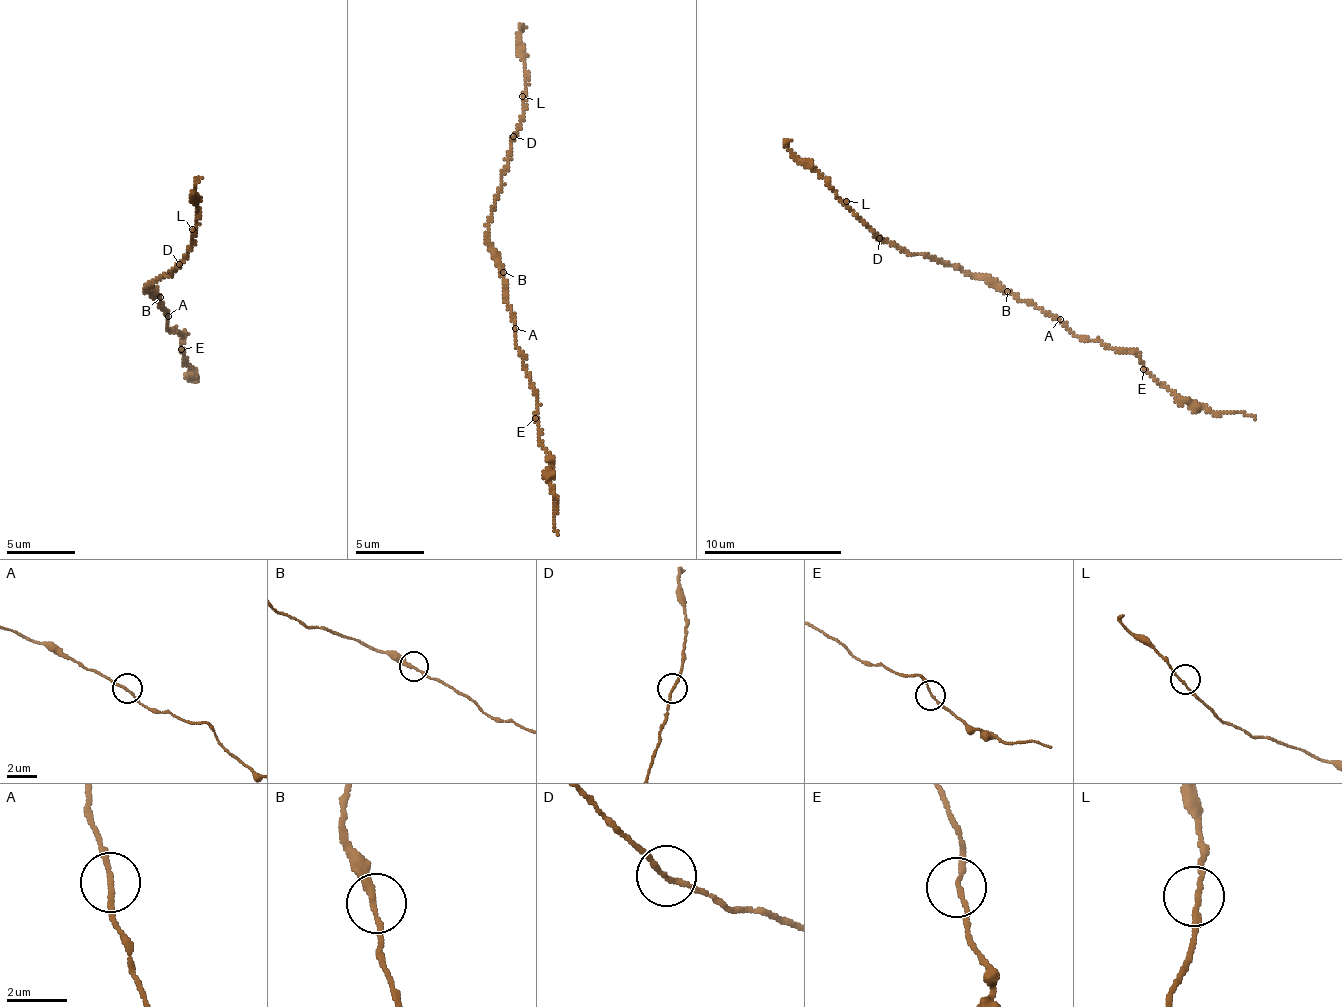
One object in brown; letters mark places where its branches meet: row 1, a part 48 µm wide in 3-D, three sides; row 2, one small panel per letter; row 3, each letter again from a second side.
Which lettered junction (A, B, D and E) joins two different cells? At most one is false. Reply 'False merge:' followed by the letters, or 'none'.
False merge: D

